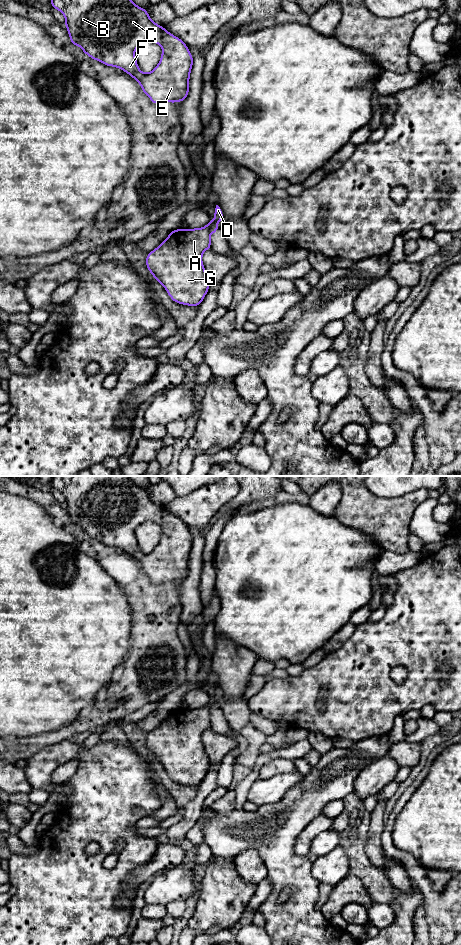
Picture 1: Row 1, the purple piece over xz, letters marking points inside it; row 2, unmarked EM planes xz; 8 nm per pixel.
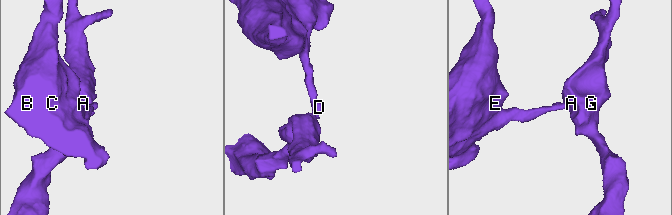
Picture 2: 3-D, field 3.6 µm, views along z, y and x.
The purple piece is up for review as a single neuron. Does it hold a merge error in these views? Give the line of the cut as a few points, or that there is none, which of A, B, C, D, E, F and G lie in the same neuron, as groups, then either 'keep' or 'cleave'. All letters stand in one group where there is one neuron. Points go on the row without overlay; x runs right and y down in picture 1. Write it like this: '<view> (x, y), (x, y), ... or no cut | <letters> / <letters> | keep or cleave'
xz (207, 705), (210, 714) | A G / B C D E F | cleave

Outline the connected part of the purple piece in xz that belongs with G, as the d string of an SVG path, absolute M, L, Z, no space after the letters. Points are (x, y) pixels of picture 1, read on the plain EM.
M208 706L193 709L176 709L171 711L157 728L147 734L146 747L154 759L163 765L172 781L187 786L199 786L210 766L210 760L202 742L203 733L207 729L211 729Z

